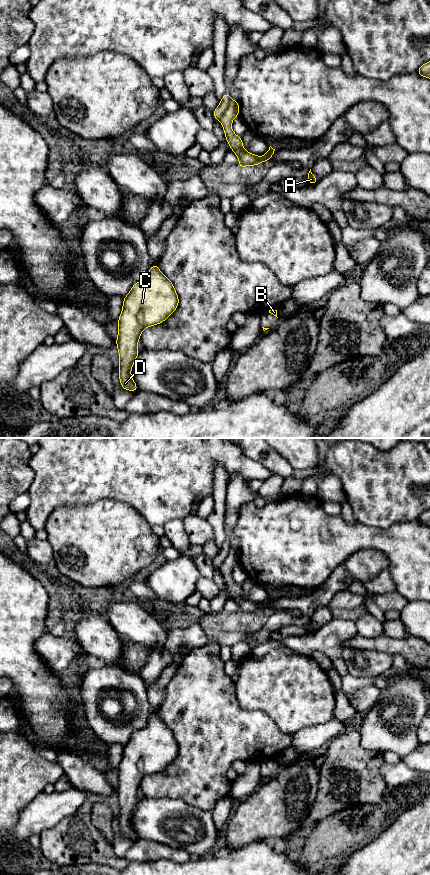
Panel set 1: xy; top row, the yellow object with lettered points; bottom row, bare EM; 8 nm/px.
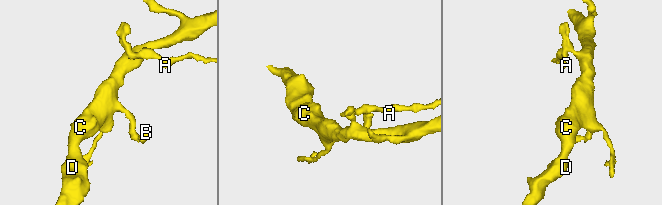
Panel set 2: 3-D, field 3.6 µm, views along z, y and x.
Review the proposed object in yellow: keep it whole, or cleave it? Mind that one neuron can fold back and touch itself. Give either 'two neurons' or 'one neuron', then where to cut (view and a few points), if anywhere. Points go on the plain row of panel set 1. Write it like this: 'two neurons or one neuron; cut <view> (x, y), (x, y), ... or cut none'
two neurons; cut xy (230, 547), (226, 558), (219, 567)

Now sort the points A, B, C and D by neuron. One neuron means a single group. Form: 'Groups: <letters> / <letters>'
Groups: A / B C D

